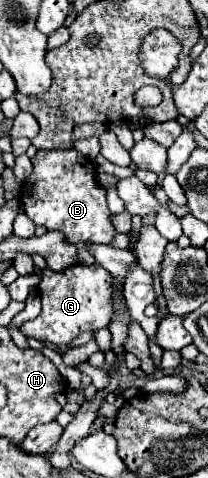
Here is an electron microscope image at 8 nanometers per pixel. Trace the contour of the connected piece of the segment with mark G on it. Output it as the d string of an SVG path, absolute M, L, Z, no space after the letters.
M98 263L72 265L64 271L46 269L38 285L42 297L42 313L28 323L20 325L26 337L46 341L50 345L68 345L84 331L98 331L108 327L112 317L112 277Z

